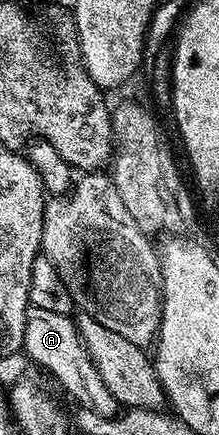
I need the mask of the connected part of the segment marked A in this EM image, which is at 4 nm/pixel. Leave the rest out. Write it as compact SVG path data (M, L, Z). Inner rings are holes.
M31 307L26 312L22 349L33 364L35 361L36 364L43 365L62 384L63 391L74 397L75 406L92 411L101 417L112 417L119 412L118 401L112 395L112 391L104 387L104 379L100 379L96 363L92 363L88 355L73 316L56 315L56 311L40 311Z

